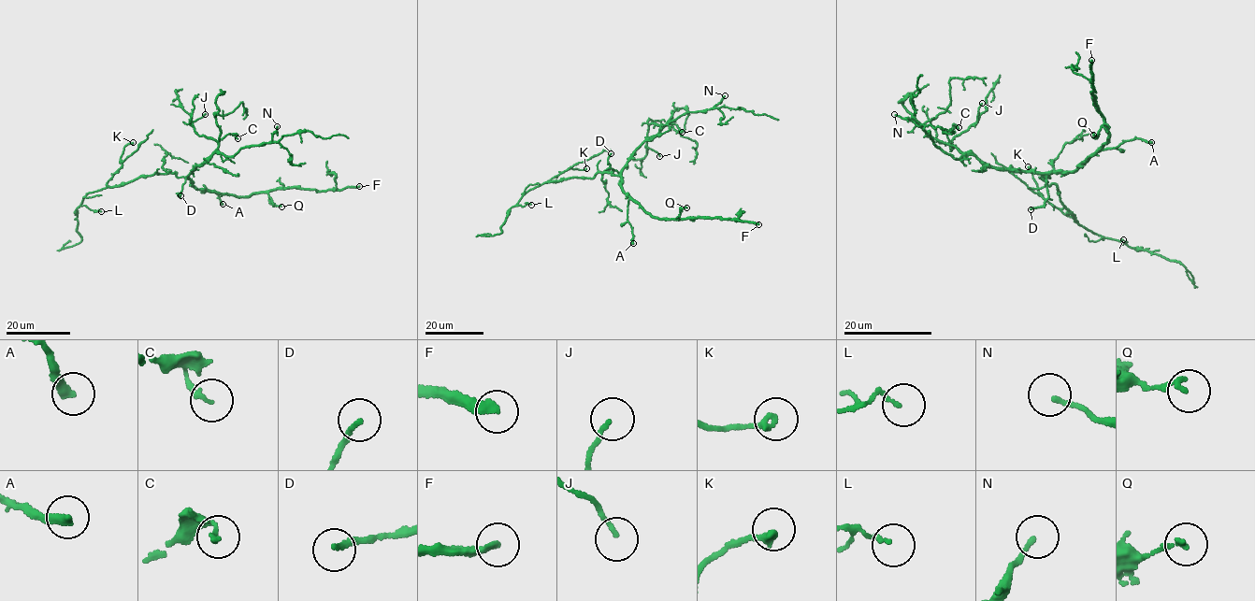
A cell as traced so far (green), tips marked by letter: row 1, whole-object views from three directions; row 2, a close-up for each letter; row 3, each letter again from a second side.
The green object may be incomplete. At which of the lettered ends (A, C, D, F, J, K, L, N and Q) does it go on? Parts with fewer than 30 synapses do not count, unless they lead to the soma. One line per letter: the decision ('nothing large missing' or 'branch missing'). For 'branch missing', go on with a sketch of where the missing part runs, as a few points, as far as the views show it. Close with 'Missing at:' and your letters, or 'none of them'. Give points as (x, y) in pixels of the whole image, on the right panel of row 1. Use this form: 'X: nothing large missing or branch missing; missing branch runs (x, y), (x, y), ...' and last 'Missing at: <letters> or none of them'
A: nothing large missing
C: nothing large missing
D: nothing large missing
F: branch missing
J: nothing large missing
K: nothing large missing
L: nothing large missing
N: nothing large missing
Q: nothing large missing
Missing at: F

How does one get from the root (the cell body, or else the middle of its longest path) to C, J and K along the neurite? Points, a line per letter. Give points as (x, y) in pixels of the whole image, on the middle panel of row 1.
C: (620, 172), (638, 149), (663, 126), (675, 123), (682, 132)
J: (620, 172), (638, 149), (663, 125), (649, 123), (646, 146), (659, 156)
K: (620, 172), (613, 176), (598, 172), (591, 178), (574, 177), (548, 181), (570, 168), (586, 168)

